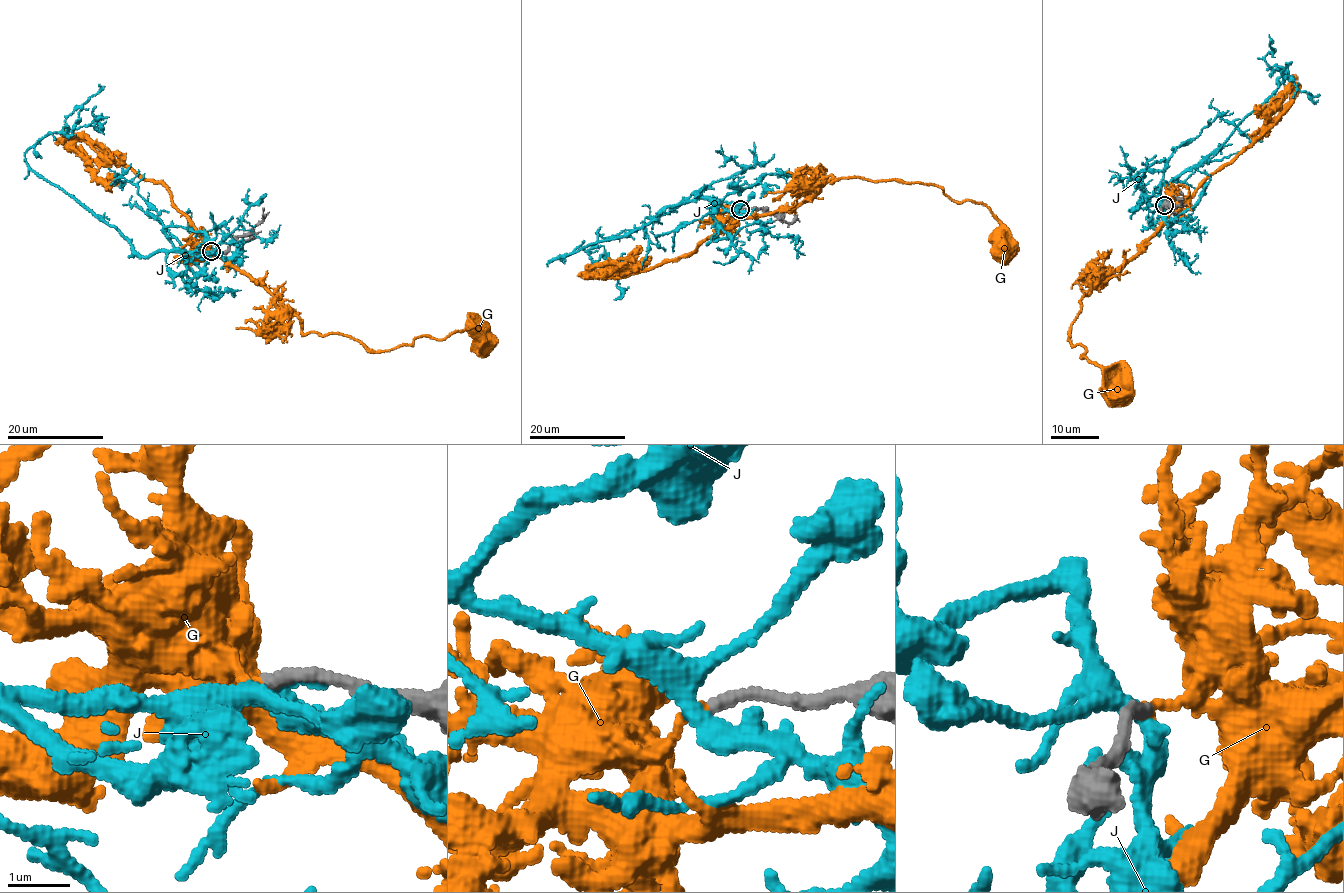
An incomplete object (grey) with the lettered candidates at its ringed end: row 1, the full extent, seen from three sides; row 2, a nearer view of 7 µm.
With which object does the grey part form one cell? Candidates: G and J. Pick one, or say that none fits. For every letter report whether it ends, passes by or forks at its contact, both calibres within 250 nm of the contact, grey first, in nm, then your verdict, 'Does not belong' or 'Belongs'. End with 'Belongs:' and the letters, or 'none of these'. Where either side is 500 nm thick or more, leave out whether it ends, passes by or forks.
G: It ends there. Thickness 200 nm (grey) against 150 nm. Does not belong
J: It forks there. Thickness 190 nm (grey) against 320 nm. Belongs
Belongs: J

